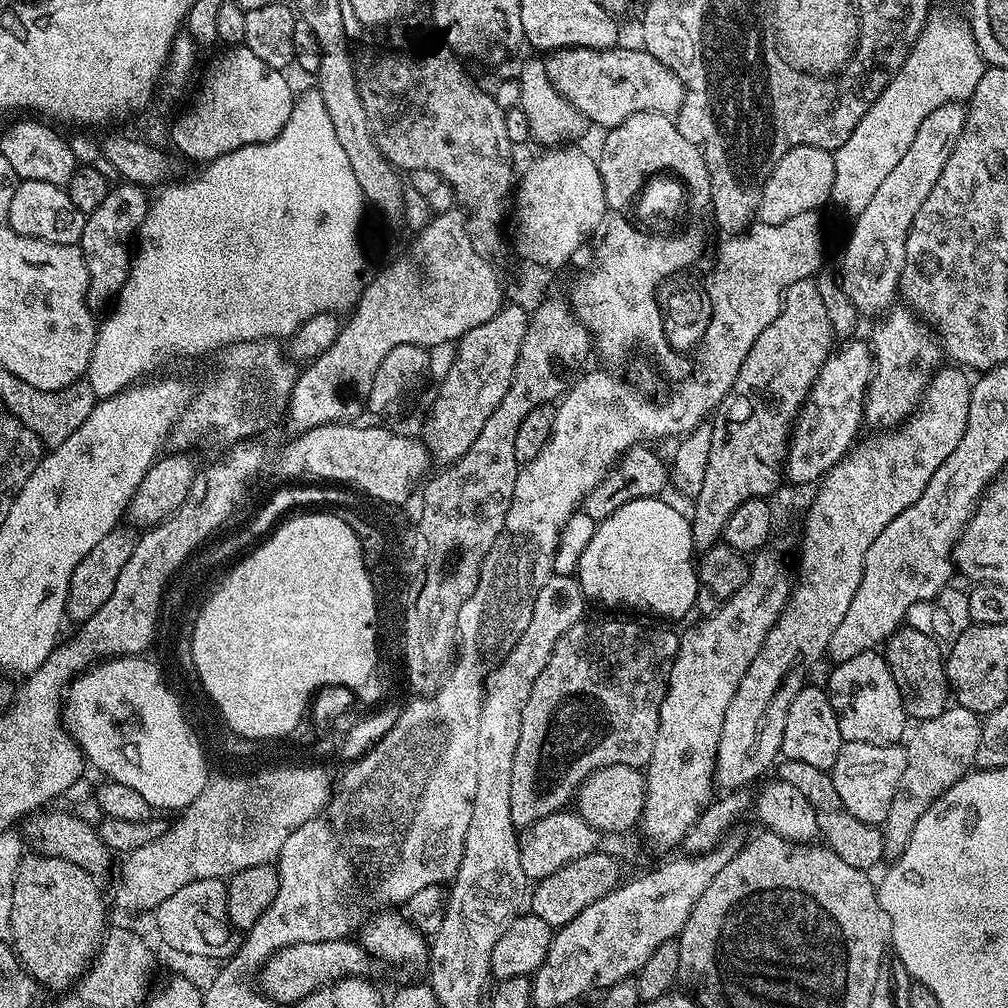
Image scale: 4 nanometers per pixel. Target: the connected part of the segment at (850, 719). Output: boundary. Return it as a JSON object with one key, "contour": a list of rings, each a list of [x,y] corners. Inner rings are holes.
{"contour":[[[873,650],[854,654],[854,658],[846,658],[835,665],[836,669],[828,676],[826,691],[838,718],[838,730],[845,742],[870,742],[874,746],[900,744],[905,739],[904,703],[898,690],[898,682],[894,682],[894,674],[890,674],[890,666],[879,651]]]}

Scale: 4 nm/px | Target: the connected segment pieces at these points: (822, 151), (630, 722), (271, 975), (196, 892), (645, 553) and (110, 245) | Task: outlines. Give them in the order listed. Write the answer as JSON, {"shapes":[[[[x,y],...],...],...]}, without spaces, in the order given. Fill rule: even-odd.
{"shapes":[[[[798,146],[792,148],[768,173],[764,180],[764,189],[760,199],[760,211],[758,213],[759,223],[762,224],[781,224],[798,214],[806,214],[823,209],[823,204],[829,203],[832,187],[834,186],[835,158],[833,153],[827,148],[815,148],[814,146]]],[[[585,618],[580,621],[579,624],[570,626],[570,630],[566,630],[566,634],[562,634],[562,638],[558,638],[558,642],[554,642],[554,650],[550,654],[550,662],[546,662],[546,666],[542,666],[542,674],[538,674],[538,678],[534,682],[534,686],[530,690],[530,698],[526,698],[526,706],[522,710],[522,722],[520,723],[520,733],[518,734],[518,750],[514,750],[514,770],[512,771],[512,777],[510,778],[510,818],[512,819],[512,826],[517,830],[527,830],[536,824],[542,818],[546,818],[550,814],[567,809],[569,805],[573,803],[574,797],[578,789],[582,786],[582,782],[586,778],[590,778],[590,774],[594,774],[599,768],[605,768],[606,766],[630,766],[631,768],[643,769],[646,765],[652,761],[652,751],[654,750],[654,738],[658,738],[658,726],[660,725],[660,711],[662,710],[662,702],[664,701],[664,695],[668,689],[668,679],[670,678],[670,670],[672,664],[676,661],[676,655],[678,654],[678,646],[680,645],[680,636],[677,633],[672,633],[668,626],[660,626],[664,628],[655,628],[655,623],[652,622],[640,622],[644,624],[635,624],[635,619],[624,618],[628,620],[591,620],[591,618]]],[[[352,938],[291,944],[288,948],[279,948],[265,962],[258,976],[258,987],[278,1006],[294,1006],[299,1000],[306,999],[335,980],[344,980],[348,976],[367,977],[372,964],[374,965],[373,957]]],[[[223,879],[199,880],[182,886],[182,890],[155,909],[155,916],[161,938],[174,951],[185,952],[188,956],[209,956],[224,962],[235,956],[242,943],[237,929],[228,920],[228,886]]],[[[651,496],[650,498],[642,498],[641,500],[631,500],[630,502],[626,502],[626,506],[622,506],[618,510],[614,510],[614,514],[610,514],[610,518],[606,518],[605,520],[599,521],[599,523],[597,523],[596,529],[594,530],[594,538],[590,538],[590,546],[586,546],[586,551],[582,553],[582,558],[580,559],[580,565],[578,565],[575,570],[575,575],[578,577],[580,581],[580,585],[582,586],[582,590],[584,591],[585,597],[587,597],[587,599],[591,601],[591,603],[593,600],[594,603],[605,604],[605,606],[608,608],[625,608],[625,610],[628,611],[625,613],[628,613],[628,614],[636,614],[632,612],[641,612],[641,614],[644,615],[641,617],[644,617],[644,618],[656,618],[652,616],[661,616],[661,618],[664,619],[661,621],[664,621],[664,622],[672,622],[668,620],[680,620],[683,618],[684,615],[687,614],[688,611],[690,610],[693,611],[693,609],[696,608],[696,595],[698,594],[698,590],[700,589],[700,577],[698,575],[697,565],[694,563],[694,556],[692,560],[692,552],[694,553],[694,545],[692,542],[692,526],[690,523],[689,517],[685,515],[685,513],[683,516],[683,514],[680,513],[679,510],[676,509],[674,505],[667,504],[666,501],[667,499],[657,498],[654,496]]],[[[120,182],[117,188],[116,185],[109,187],[106,199],[98,206],[98,210],[87,213],[78,246],[86,258],[89,305],[107,305],[126,282],[133,258],[130,245],[148,213],[150,196],[144,192],[147,191],[141,185]]]]}

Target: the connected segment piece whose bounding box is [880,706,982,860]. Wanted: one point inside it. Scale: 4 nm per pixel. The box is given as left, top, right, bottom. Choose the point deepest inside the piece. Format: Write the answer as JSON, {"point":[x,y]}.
{"point":[941,750]}

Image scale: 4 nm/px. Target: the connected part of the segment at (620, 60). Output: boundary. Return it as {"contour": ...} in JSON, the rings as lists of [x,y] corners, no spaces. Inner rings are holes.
{"contour":[[[643,47],[557,48],[543,61],[554,90],[580,111],[592,126],[607,130],[630,114],[660,112],[675,117],[684,105],[684,84]]]}

